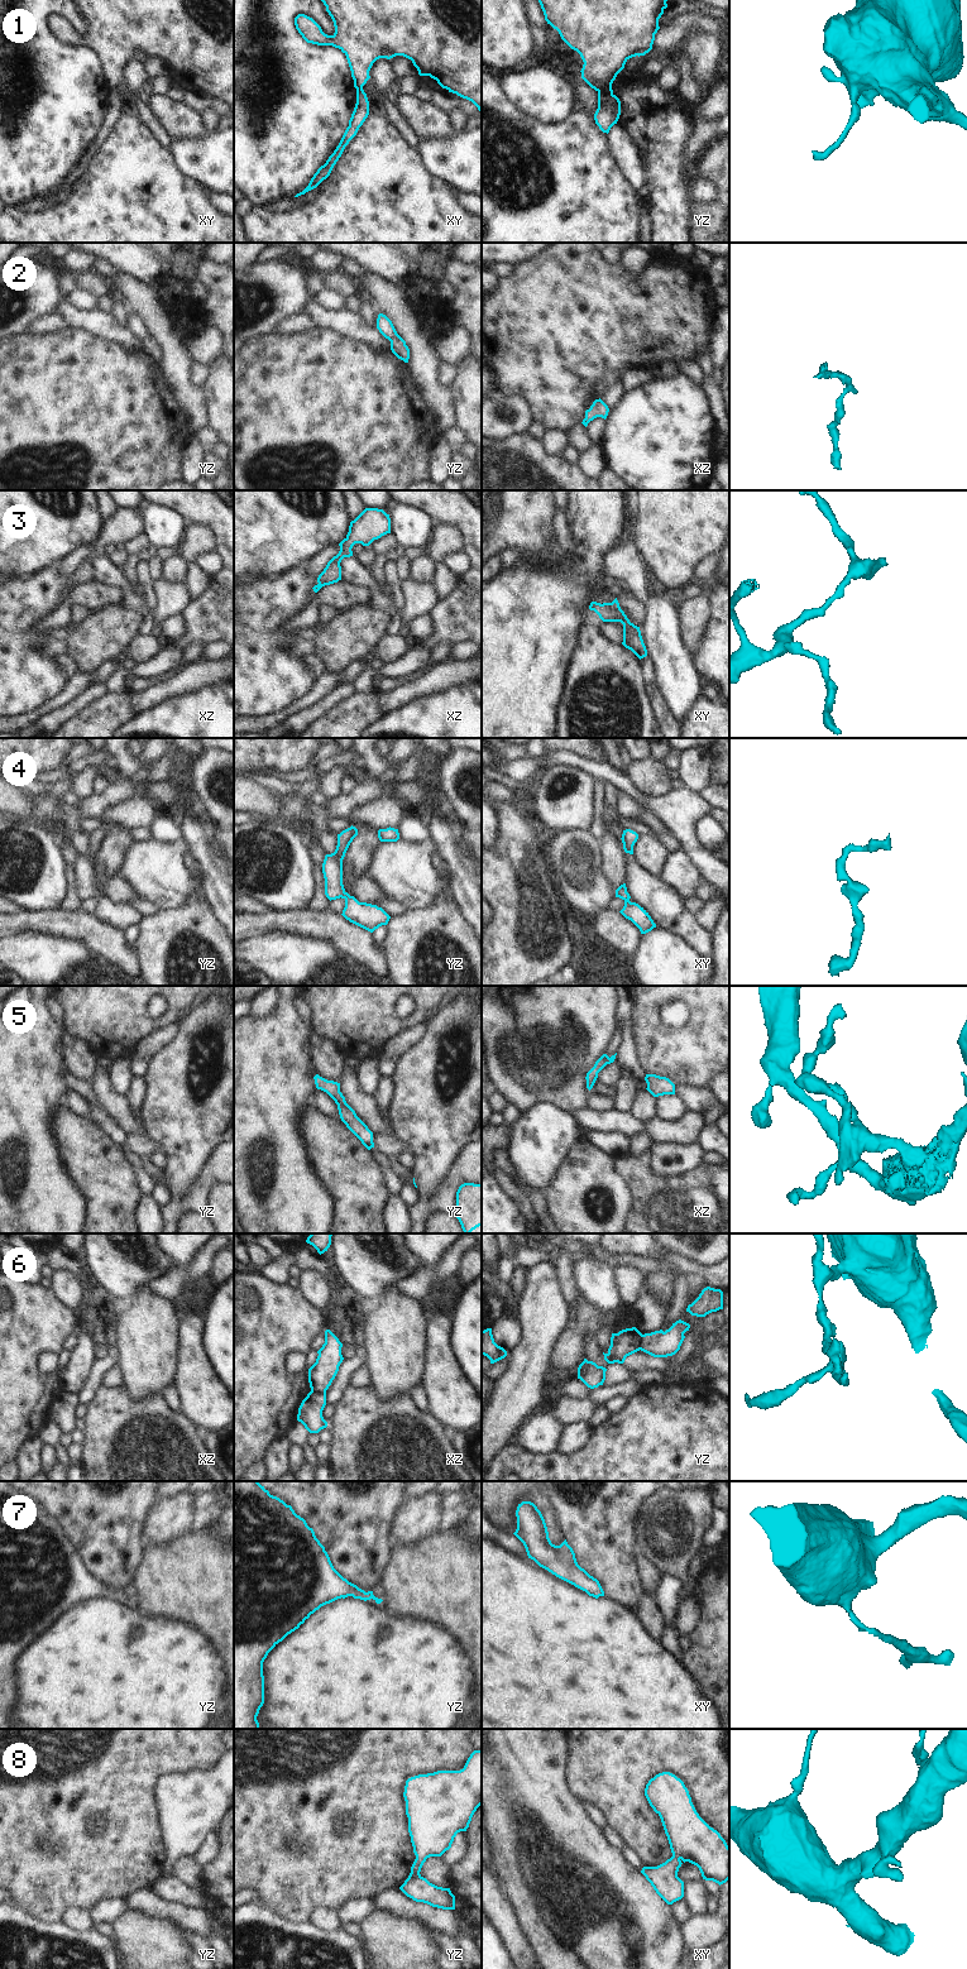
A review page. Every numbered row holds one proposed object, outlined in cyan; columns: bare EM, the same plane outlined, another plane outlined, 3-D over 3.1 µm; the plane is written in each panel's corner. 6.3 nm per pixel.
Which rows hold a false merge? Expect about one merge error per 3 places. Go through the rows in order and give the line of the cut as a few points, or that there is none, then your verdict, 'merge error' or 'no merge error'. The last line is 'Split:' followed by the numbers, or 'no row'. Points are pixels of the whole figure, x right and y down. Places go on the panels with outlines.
1: yz (611, 85), (598, 91) | merge error
2: no cut | no merge error
3: no cut | no merge error
4: no cut | no merge error
5: no cut | no merge error
6: xz (311, 1390), (325, 1394) | merge error
7: no cut | no merge error
8: no cut | no merge error
Split: 1, 6

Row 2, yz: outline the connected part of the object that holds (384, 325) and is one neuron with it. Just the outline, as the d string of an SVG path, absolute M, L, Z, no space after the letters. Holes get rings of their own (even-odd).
M383 313L378 315L377 329L379 332L391 341L392 353L404 363L408 363L410 349L406 341L397 334L392 321Z

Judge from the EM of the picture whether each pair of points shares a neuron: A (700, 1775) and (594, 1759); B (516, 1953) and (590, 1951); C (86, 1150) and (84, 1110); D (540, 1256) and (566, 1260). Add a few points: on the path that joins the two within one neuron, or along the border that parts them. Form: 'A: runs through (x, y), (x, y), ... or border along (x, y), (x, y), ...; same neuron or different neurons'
A: runs through (674, 1759), (621, 1759); same neuron
B: border along (518, 1926), (535, 1955); different neurons
C: border along (66, 1102), (97, 1127); different neurons
D: border along (556, 1253), (553, 1261); different neurons

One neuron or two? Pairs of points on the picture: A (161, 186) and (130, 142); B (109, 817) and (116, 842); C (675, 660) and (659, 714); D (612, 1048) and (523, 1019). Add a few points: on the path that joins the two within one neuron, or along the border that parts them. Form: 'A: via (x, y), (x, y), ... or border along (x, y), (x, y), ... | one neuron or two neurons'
A: via (149, 175), (130, 153) | one neuron
B: border along (104, 824), (111, 823), (129, 830) | two neurons
C: border along (654, 669), (656, 686), (678, 722) | two neurons
D: border along (616, 1029), (604, 1053) | two neurons

